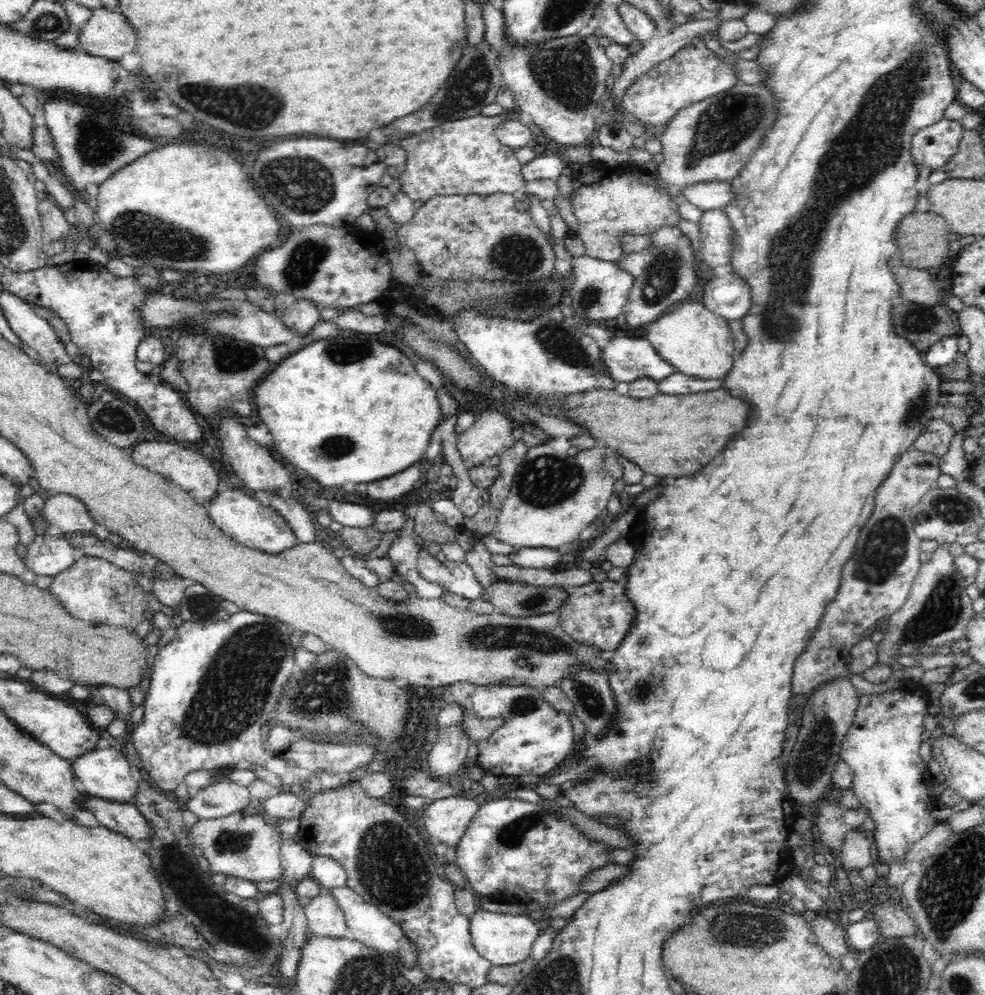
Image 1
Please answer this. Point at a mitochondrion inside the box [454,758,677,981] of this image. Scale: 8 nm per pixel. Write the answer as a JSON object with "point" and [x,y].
{"point":[511,836]}

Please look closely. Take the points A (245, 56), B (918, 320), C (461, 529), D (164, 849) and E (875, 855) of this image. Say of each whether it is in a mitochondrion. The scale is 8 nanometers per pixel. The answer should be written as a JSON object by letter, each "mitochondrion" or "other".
{"A":"other","B":"mitochondrion","C":"other","D":"mitochondrion","E":"other"}

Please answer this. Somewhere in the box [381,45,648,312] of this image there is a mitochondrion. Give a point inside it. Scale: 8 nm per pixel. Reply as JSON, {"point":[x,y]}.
{"point":[470,88]}

